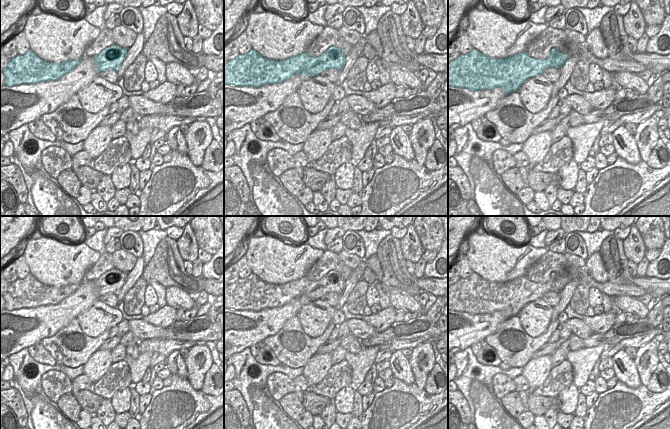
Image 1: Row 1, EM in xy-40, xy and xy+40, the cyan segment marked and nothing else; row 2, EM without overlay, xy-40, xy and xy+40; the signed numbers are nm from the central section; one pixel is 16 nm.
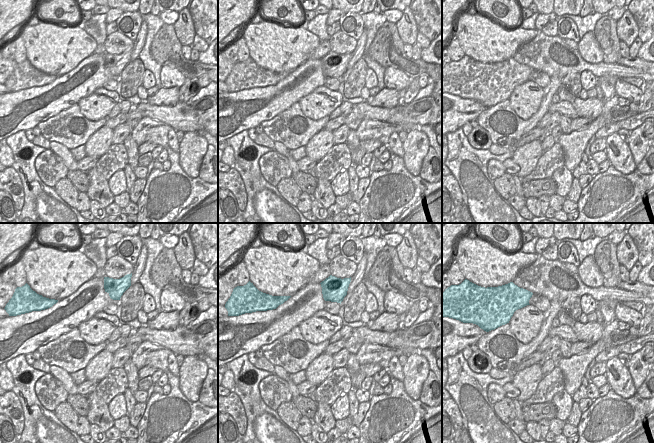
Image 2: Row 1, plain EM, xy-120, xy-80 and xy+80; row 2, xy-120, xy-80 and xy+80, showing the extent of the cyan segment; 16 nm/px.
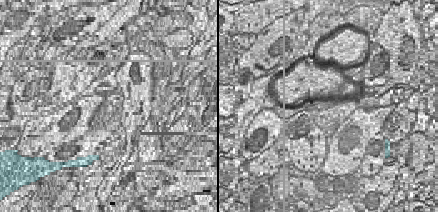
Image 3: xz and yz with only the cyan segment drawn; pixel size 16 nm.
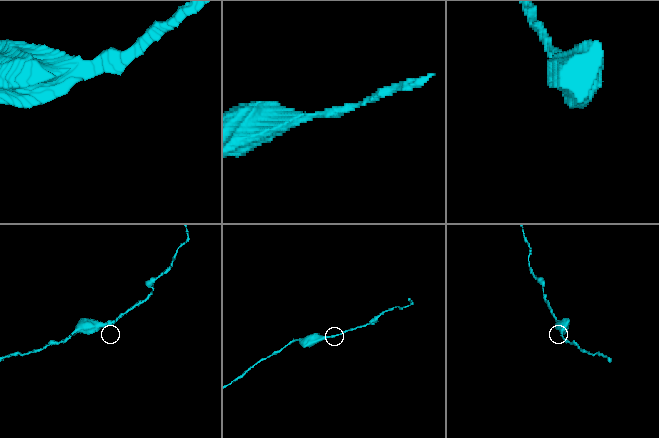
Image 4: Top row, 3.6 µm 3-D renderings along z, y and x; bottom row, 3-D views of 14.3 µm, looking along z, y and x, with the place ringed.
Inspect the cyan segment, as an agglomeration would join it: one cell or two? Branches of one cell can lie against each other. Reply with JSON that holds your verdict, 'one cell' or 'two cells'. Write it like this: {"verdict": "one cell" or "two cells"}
{"verdict": "one cell"}

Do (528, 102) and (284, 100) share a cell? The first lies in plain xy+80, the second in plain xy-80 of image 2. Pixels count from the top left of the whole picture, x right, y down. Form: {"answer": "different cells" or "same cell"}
{"answer": "different cells"}

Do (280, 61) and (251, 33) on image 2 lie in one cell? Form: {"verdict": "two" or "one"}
{"verdict": "one"}

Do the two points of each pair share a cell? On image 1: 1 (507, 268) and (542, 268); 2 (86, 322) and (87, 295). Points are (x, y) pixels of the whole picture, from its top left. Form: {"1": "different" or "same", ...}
{"1": "different", "2": "different"}

